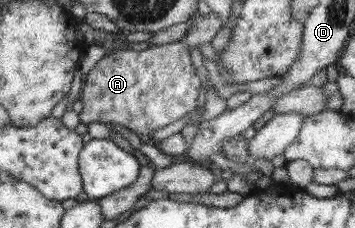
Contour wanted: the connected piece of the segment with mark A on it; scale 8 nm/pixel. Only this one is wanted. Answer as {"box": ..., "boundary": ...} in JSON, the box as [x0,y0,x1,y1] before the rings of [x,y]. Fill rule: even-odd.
{"box":[78,41,201,136],"boundary":[[[180,41],[155,45],[140,51],[117,49],[103,56],[95,63],[95,67],[83,72],[83,84],[79,96],[83,107],[78,113],[78,120],[83,125],[88,123],[122,125],[137,136],[148,136],[156,129],[161,129],[192,111],[193,107],[196,107],[195,99],[199,87],[201,79],[195,75],[189,63],[189,51]]]}

